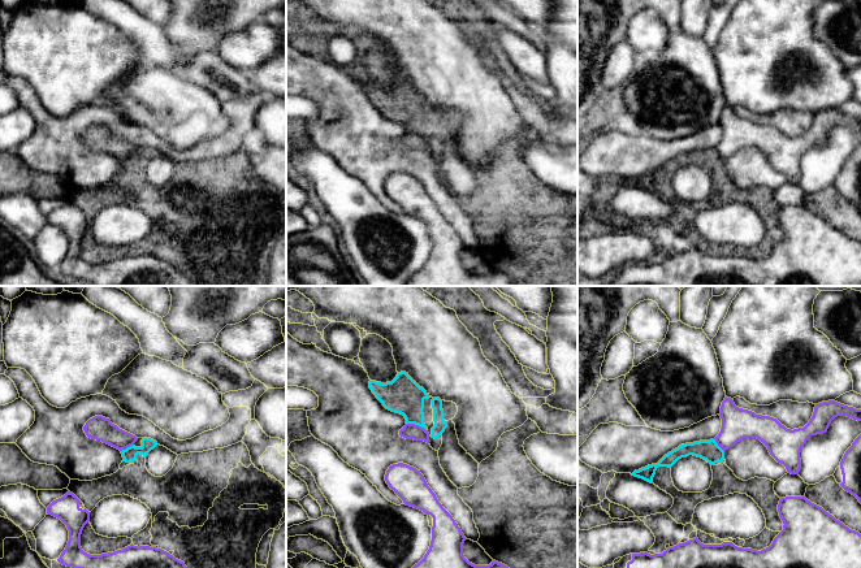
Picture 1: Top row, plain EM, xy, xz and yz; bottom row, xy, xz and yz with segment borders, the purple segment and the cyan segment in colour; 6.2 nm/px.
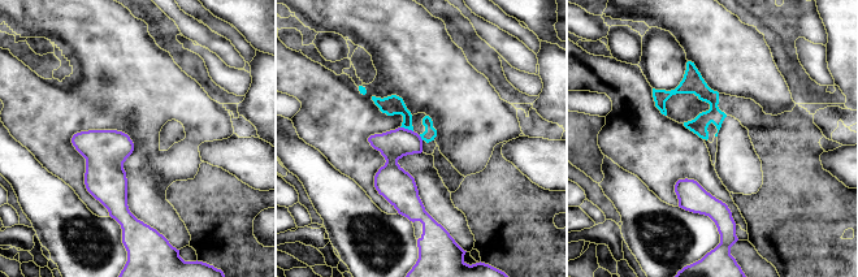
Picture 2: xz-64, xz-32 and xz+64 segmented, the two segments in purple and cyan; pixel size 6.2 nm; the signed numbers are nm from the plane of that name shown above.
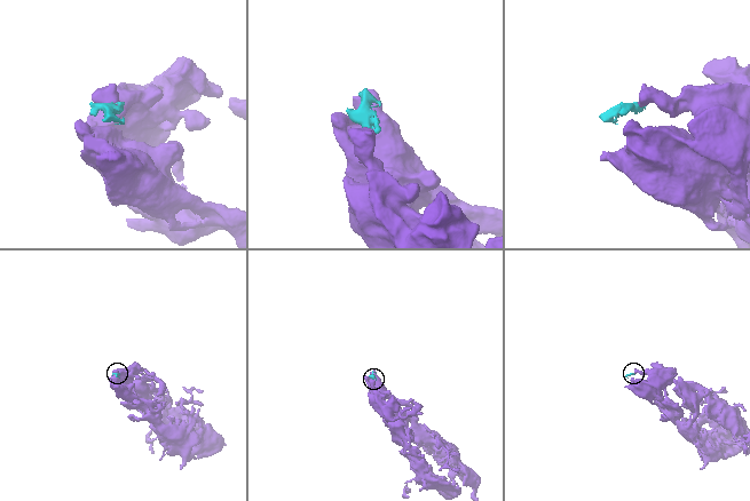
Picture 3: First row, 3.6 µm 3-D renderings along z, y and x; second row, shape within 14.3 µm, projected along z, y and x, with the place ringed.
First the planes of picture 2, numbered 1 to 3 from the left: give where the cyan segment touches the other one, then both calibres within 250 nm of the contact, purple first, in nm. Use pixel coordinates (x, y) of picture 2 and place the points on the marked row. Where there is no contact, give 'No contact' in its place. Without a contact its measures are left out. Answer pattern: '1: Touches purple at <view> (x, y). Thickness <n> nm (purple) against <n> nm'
1: No contact
2: Touches purple at xz-32 (407, 129). Thickness 180 nm (purple) against 120 nm
3: No contact

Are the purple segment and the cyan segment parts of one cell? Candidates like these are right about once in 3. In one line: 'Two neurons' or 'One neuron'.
Two neurons

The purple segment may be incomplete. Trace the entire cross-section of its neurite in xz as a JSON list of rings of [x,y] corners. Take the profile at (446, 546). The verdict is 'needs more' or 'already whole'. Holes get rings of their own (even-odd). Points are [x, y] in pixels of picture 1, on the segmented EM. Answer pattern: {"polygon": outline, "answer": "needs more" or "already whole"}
{"polygon": [[[286,331],[286,385],[308,389],[319,396],[319,407],[307,411],[311,434],[330,446],[350,467],[360,471],[389,502],[417,508],[433,517],[429,550],[412,568],[509,568],[496,560],[489,565],[475,565],[464,558],[464,541],[477,542],[480,538],[472,510],[441,468],[438,451],[429,445],[428,430],[407,424],[403,415],[386,409],[369,389],[369,381],[368,373],[355,361],[324,352],[313,343],[303,344]]], "answer": "needs more"}

